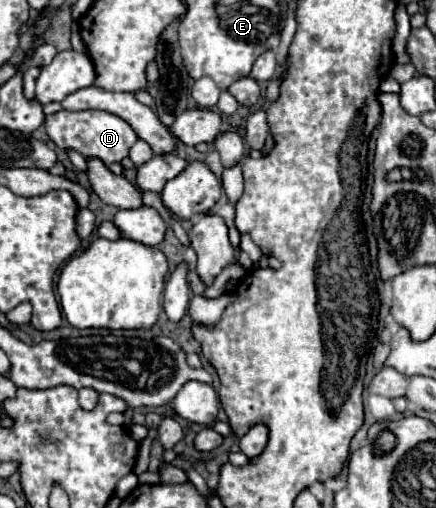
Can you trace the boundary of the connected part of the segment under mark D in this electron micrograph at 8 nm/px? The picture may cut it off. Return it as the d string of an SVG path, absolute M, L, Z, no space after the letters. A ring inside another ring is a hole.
M63 109L45 119L45 129L47 129L49 139L57 147L73 149L73 151L81 153L85 159L99 159L107 167L111 163L121 163L129 155L129 149L133 147L133 143L137 141L137 135L127 121L123 121L121 117L117 117L113 113L97 111L97 109L75 111L75 113Z

